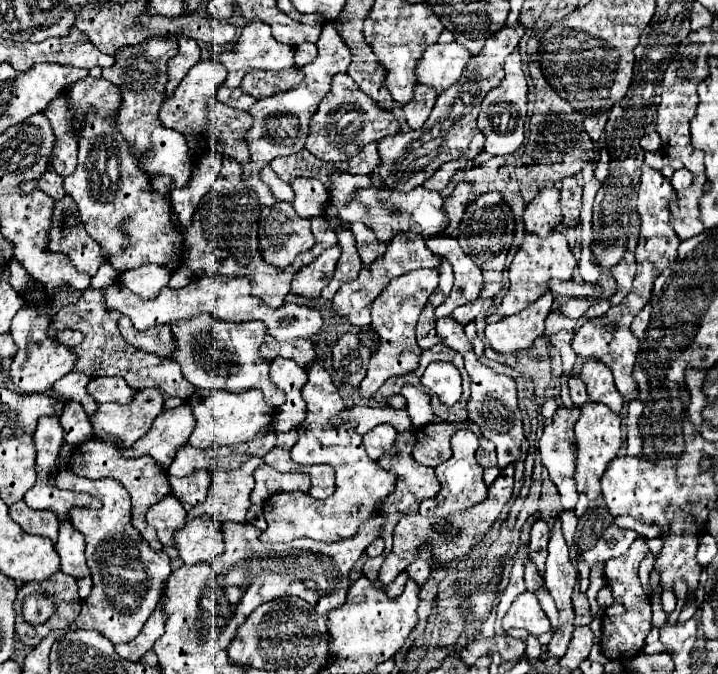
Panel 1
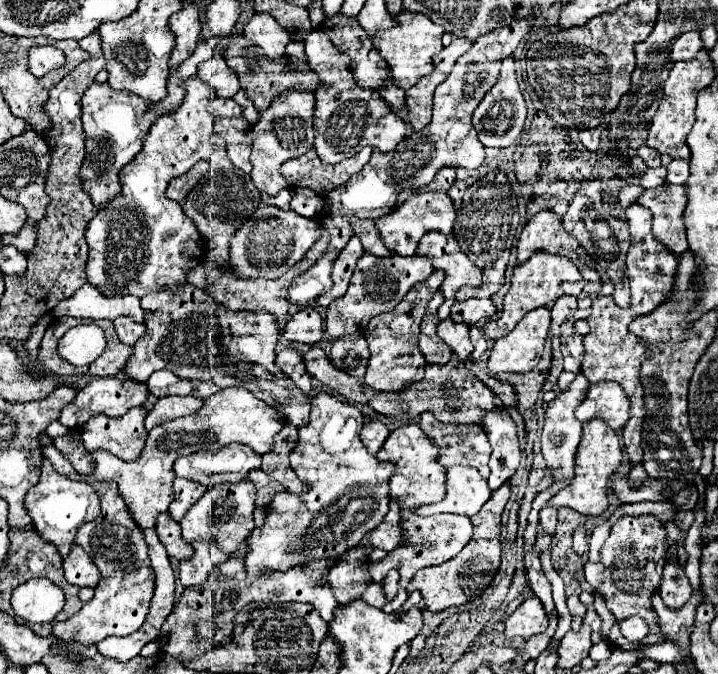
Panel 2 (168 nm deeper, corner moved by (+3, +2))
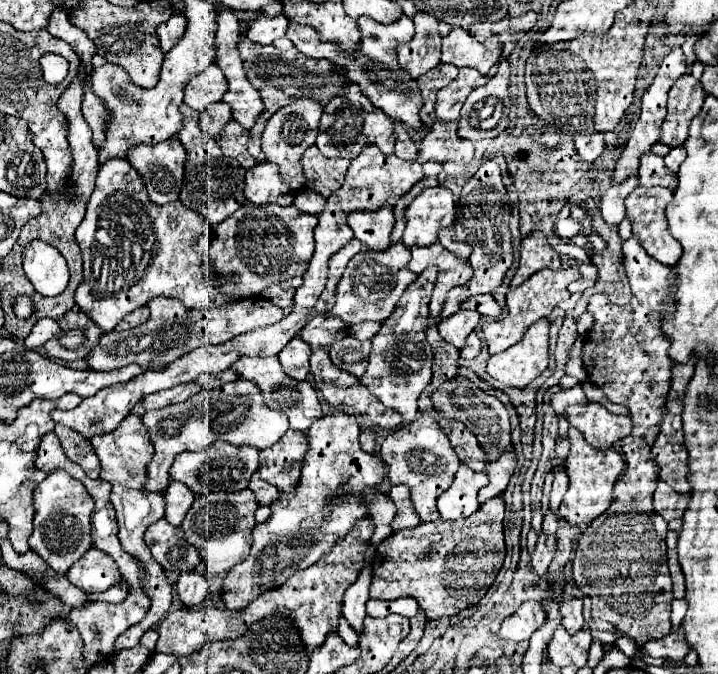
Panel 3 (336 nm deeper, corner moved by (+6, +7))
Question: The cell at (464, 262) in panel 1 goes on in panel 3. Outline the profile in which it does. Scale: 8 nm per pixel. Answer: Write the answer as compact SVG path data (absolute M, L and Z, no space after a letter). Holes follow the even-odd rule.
M433 242L431 246L415 246L411 248L411 262L409 268L413 272L423 272L427 266L437 266L439 270L459 270L463 284L473 276L473 268L467 260L461 260L457 254L443 248L443 244Z

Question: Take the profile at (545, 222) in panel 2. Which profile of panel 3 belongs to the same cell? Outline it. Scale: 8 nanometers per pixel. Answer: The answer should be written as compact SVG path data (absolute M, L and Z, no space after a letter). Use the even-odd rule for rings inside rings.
M533 230L521 240L521 260L511 286L523 284L523 280L541 268L559 268L559 254L549 246L547 236L541 230Z

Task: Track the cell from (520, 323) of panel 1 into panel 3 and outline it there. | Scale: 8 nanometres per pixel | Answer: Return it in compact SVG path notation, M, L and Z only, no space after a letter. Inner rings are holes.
M537 320L537 324L527 328L525 336L517 344L489 358L489 376L507 386L525 388L547 368L547 340L549 320Z

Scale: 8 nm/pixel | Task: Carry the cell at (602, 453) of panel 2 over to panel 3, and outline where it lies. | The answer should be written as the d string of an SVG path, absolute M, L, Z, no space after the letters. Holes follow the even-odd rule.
M569 428L569 442L571 442L571 450L565 460L569 490L563 496L563 502L559 506L559 516L569 520L571 524L579 524L581 528L585 528L611 506L613 484L621 476L625 462L623 462L623 454L619 454L615 448L607 448L607 450L593 448L577 428Z

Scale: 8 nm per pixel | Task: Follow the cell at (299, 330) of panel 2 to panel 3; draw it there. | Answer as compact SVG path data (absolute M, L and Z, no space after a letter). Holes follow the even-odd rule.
M313 316L311 322L305 324L305 328L301 328L299 336L301 340L305 340L307 344L311 344L313 348L317 346L331 346L335 340L341 340L347 336L347 326L343 320L339 318L325 318L325 316Z

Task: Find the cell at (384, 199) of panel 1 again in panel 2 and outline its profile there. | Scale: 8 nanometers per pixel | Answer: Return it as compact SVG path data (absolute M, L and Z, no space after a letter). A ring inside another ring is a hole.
M414 193L404 205L394 209L388 217L376 219L376 225L380 225L384 243L392 253L398 255L414 255L418 241L428 231L440 231L440 233L452 233L452 225L456 219L456 211L452 205L452 199L446 193Z

